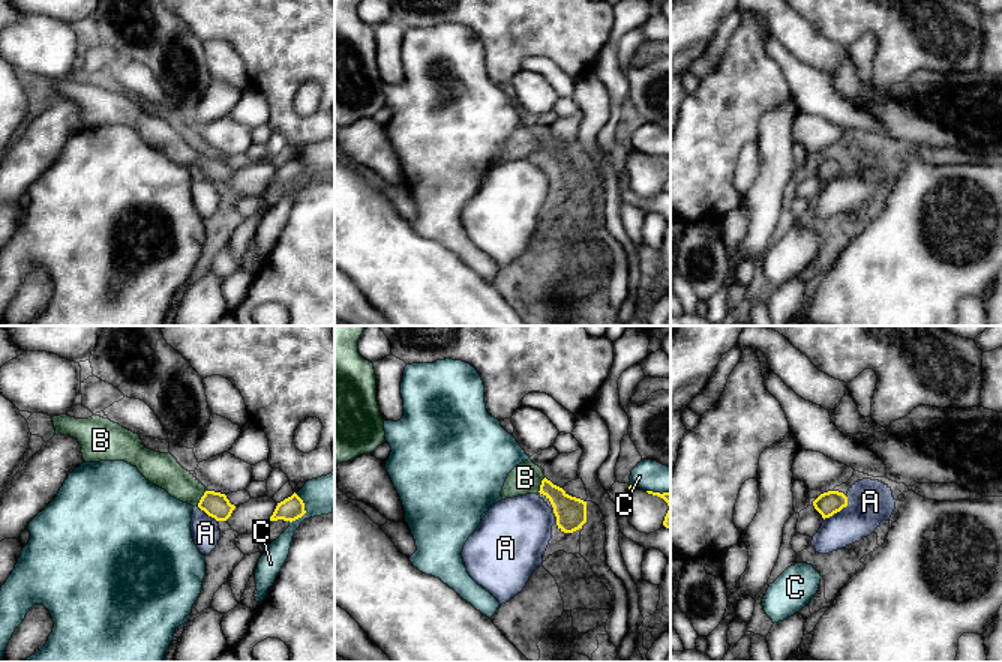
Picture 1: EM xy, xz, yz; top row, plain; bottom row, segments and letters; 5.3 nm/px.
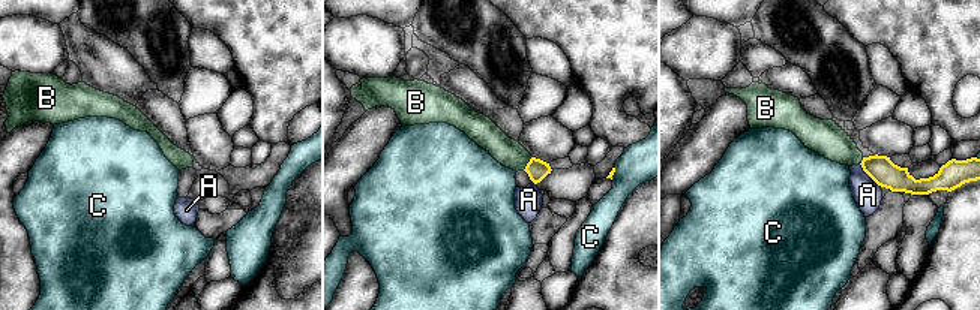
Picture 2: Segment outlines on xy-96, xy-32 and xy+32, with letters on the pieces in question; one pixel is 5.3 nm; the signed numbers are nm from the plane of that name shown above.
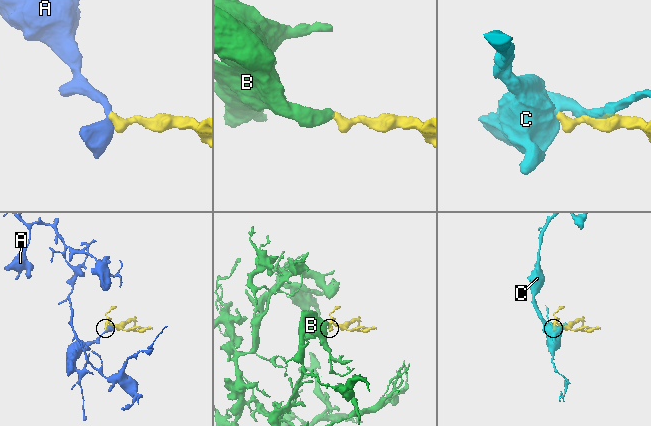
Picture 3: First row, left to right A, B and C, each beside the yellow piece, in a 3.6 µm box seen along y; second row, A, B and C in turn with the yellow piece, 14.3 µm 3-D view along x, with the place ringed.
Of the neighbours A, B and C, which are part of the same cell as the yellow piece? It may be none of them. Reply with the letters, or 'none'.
B

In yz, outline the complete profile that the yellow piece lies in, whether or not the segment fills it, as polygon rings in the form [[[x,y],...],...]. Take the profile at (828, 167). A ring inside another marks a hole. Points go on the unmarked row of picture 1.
[[[828,155],[820,158],[813,165],[814,173],[822,179],[822,182],[830,182],[848,170],[848,161],[838,155]]]

